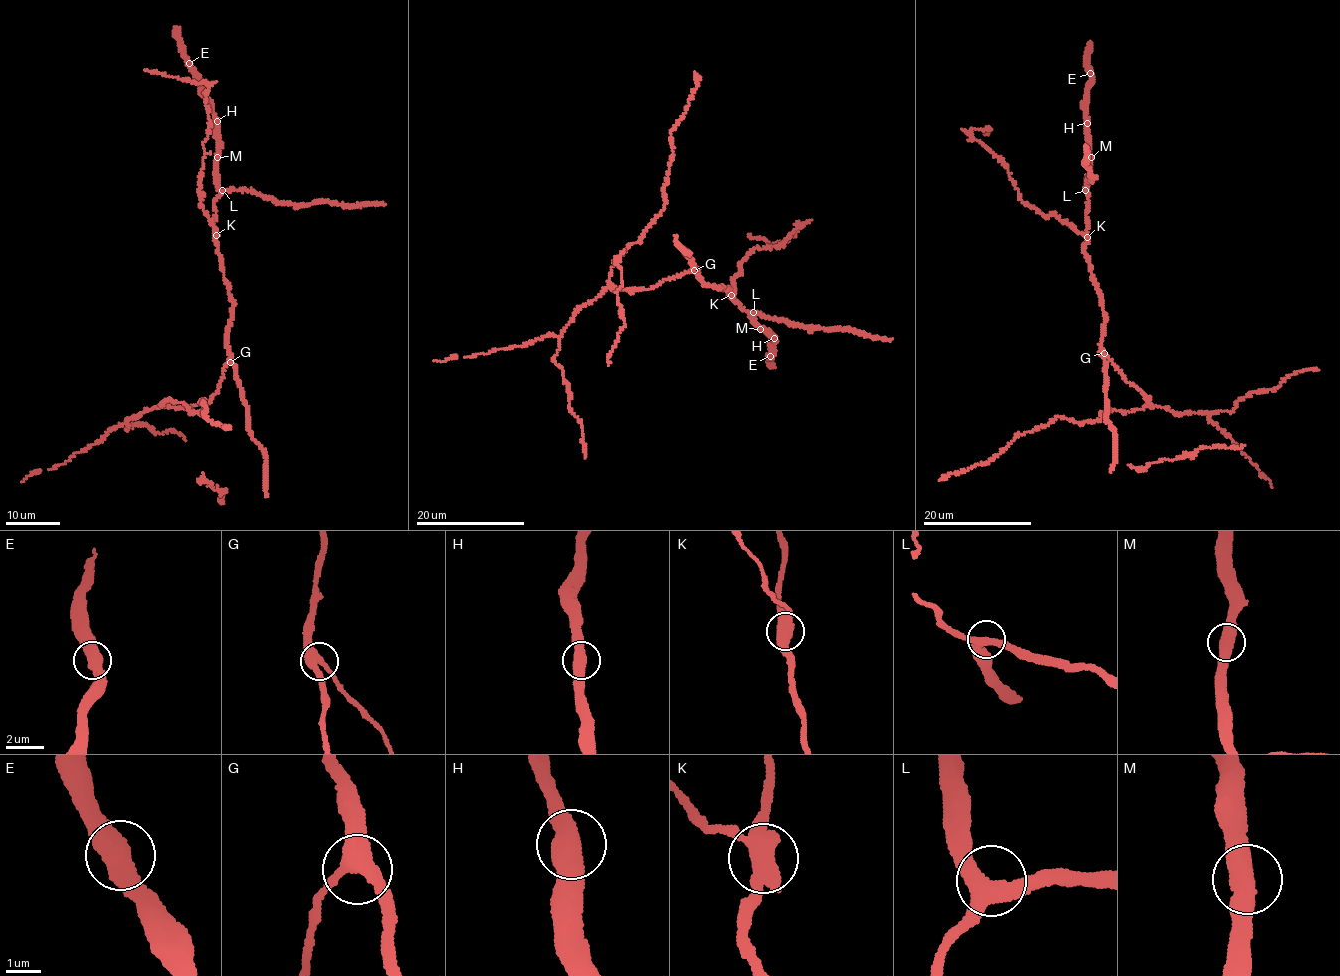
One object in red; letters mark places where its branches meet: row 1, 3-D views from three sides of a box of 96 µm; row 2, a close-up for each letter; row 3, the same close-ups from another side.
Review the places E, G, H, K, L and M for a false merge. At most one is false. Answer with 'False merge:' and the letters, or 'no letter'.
False merge: K

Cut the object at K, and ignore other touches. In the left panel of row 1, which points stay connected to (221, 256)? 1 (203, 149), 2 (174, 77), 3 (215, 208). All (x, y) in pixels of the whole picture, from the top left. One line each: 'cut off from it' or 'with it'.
1: cut off from it
2: cut off from it
3: with it

